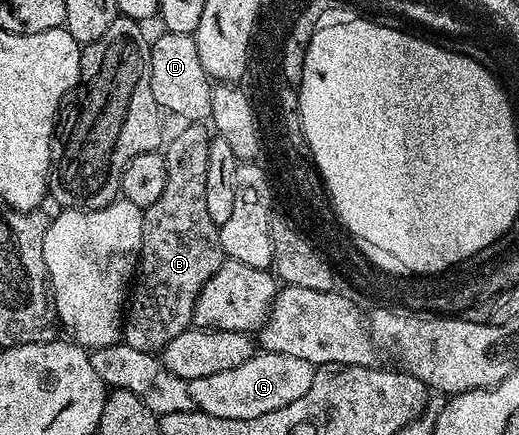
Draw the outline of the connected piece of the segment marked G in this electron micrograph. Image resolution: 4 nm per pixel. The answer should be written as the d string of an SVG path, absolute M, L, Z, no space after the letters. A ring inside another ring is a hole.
M258 350L241 366L189 381L192 402L198 411L216 414L216 418L260 418L260 414L272 414L272 410L280 410L280 406L288 406L288 402L301 398L312 387L315 367L293 354Z

